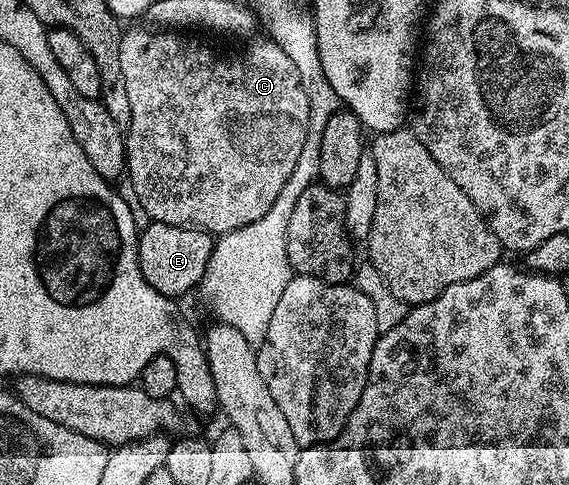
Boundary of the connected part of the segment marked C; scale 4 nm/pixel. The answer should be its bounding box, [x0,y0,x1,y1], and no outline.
[119,29,309,235]

